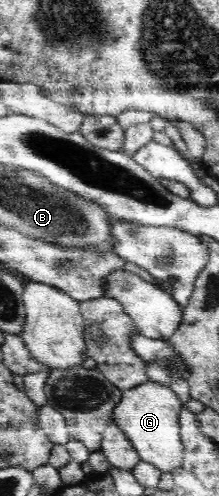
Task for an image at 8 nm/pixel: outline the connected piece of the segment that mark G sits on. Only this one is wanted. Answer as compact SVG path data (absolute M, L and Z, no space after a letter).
M148 379L148 382L123 392L122 400L112 410L111 418L130 439L142 462L152 464L162 472L172 472L182 465L185 454L178 422L183 405L169 386Z

